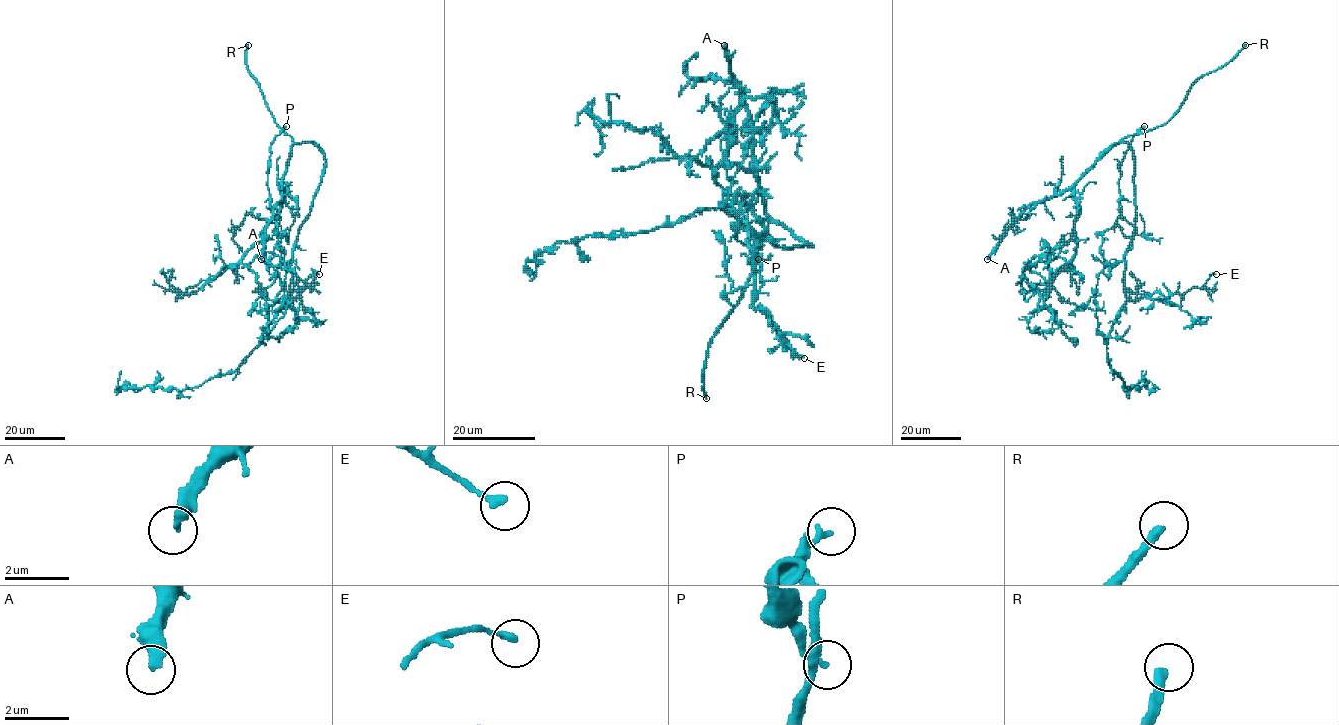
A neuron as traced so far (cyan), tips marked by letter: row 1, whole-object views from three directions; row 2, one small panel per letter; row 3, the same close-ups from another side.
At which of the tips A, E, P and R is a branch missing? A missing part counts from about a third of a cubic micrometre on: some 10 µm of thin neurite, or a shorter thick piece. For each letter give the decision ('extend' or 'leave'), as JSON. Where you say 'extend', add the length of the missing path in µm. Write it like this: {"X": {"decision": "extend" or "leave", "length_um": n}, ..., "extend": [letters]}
{"A": {"decision": "leave"}, "E": {"decision": "leave"}, "P": {"decision": "leave"}, "R": {"decision": "extend", "length_um": 50}, "extend": ["R"]}

